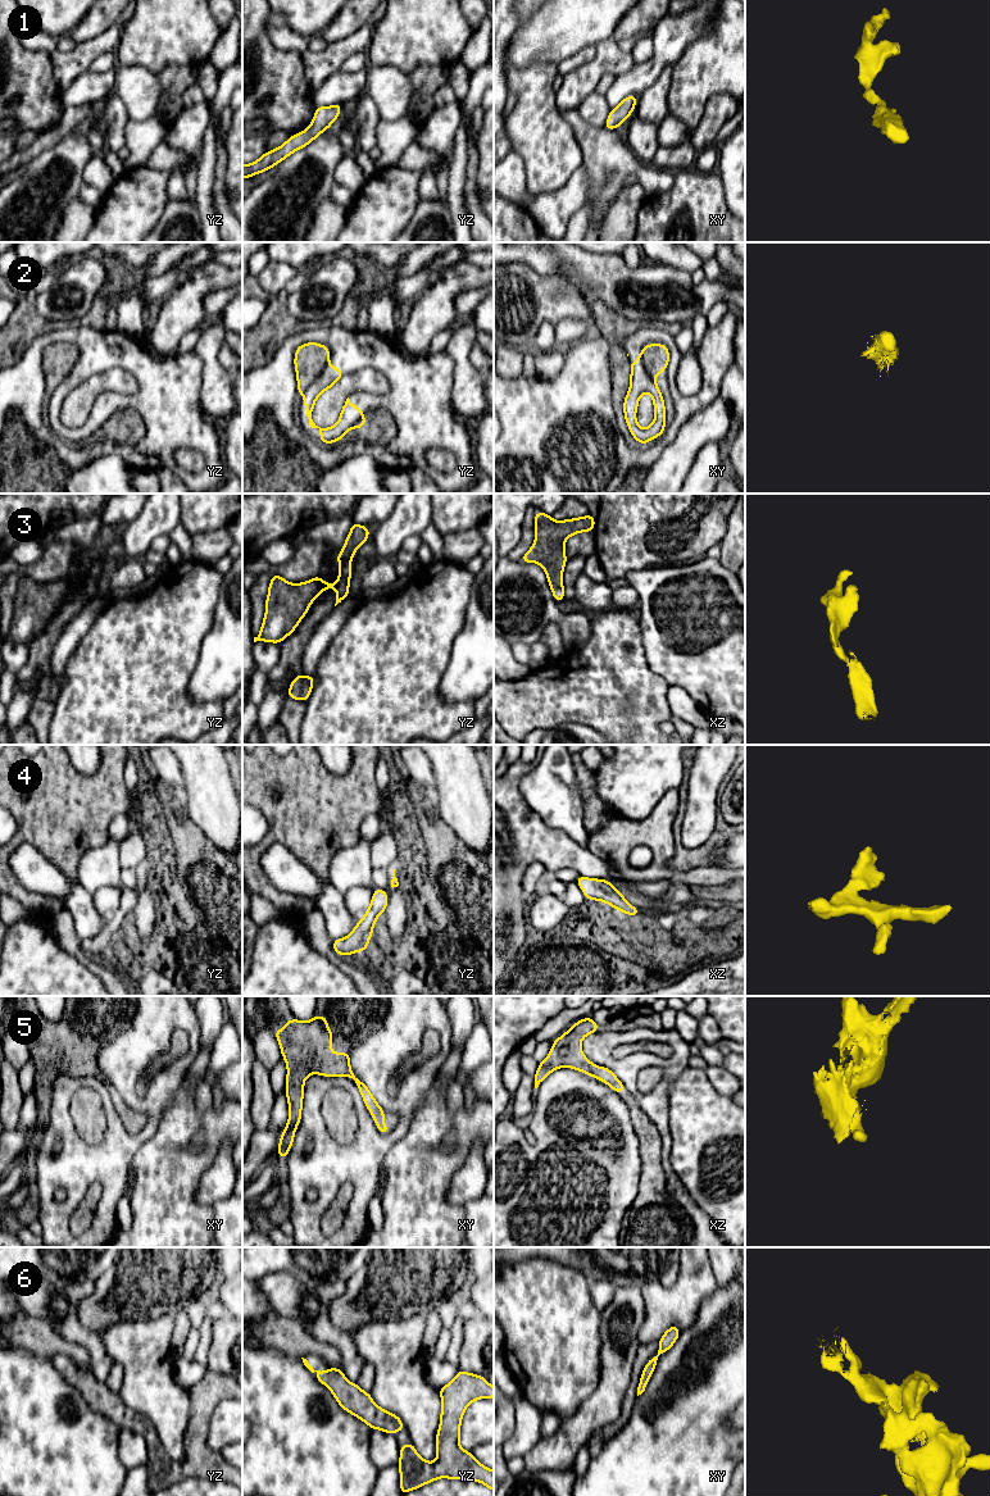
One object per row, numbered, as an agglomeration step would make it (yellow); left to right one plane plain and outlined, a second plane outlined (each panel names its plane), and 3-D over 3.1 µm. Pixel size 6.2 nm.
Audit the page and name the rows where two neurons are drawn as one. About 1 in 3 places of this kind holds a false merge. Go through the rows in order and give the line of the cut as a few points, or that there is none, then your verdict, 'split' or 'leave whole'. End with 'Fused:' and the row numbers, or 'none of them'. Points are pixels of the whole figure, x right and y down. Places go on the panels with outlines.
1: cut none; leave whole
2: cut yz (328, 359), (322, 372), (303, 394); split
3: cut none; leave whole
4: cut none; leave whole
5: cut none; leave whole
6: cut none; leave whole
Fused: 2

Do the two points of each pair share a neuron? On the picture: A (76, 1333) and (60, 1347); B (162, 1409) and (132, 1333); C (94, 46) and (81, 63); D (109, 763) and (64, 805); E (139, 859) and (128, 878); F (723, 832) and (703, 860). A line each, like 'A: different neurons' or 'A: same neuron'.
A: different neurons
B: same neuron
C: same neuron
D: same neuron
E: different neurons
F: same neuron

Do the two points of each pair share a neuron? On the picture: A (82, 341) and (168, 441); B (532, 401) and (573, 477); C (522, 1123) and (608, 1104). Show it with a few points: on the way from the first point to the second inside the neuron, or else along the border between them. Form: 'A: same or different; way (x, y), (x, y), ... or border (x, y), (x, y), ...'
A: same; way (114, 351), (127, 357), (168, 398), (168, 409)
B: same; way (543, 421), (559, 437), (559, 458)
C: different; border (532, 1114), (528, 1128)

